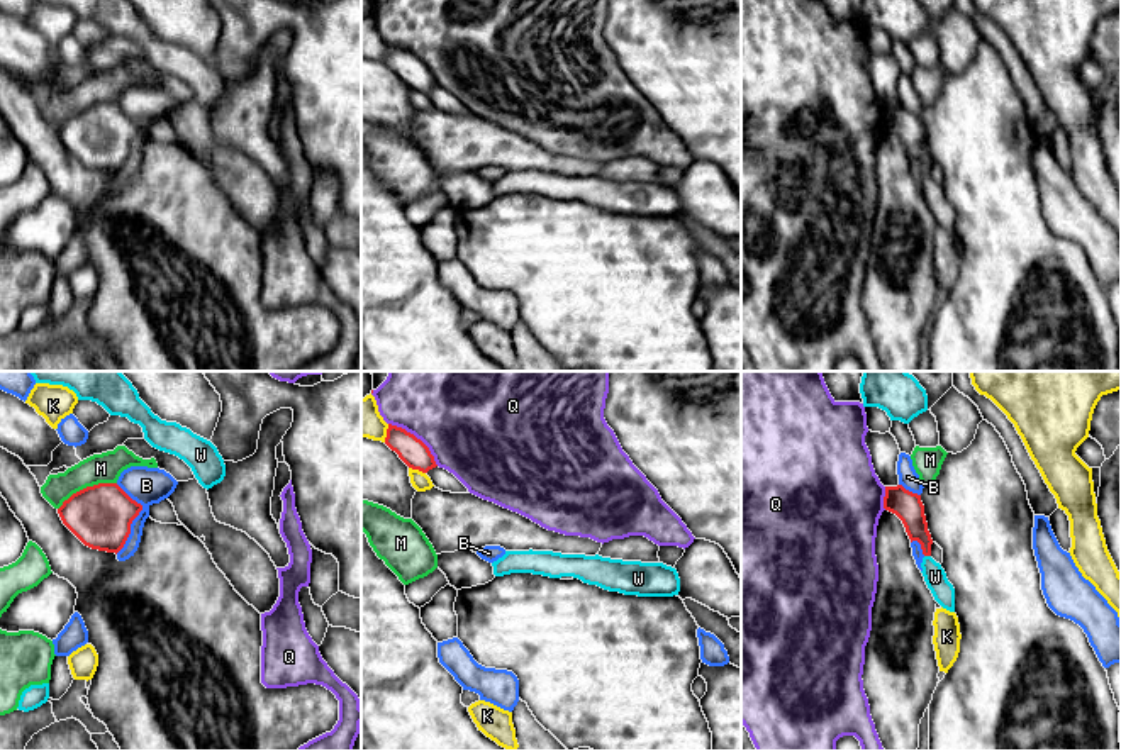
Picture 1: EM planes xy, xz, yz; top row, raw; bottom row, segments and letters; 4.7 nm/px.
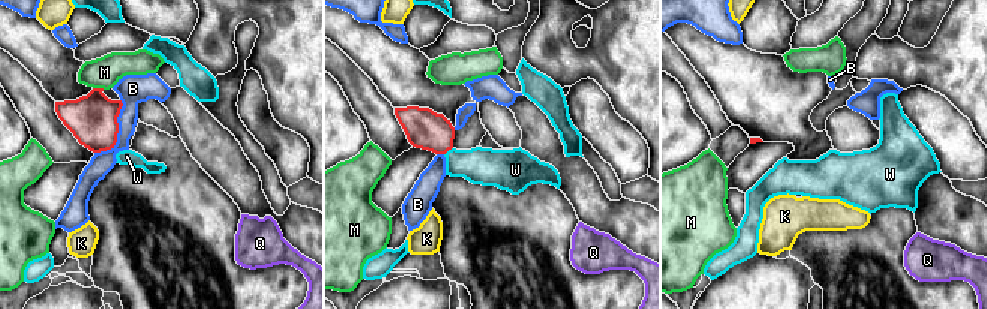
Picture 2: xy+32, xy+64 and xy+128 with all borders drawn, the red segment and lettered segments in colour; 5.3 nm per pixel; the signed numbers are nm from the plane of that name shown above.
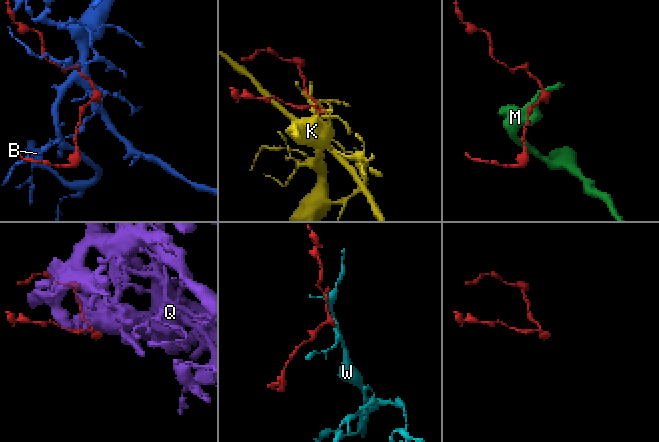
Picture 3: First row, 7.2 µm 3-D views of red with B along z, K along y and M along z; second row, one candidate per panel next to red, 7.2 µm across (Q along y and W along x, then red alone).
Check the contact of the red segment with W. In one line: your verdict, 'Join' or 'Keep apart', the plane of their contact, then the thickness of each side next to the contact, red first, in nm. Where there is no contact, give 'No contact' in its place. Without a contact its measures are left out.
Join. Touches red in yz. Thickness 140 nm (red) against 110 nm

